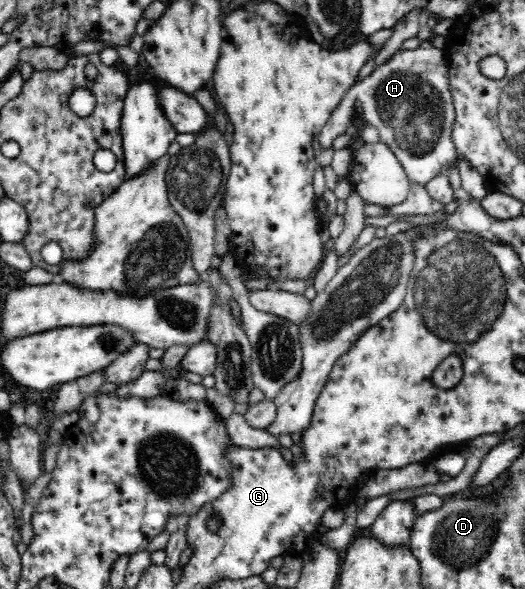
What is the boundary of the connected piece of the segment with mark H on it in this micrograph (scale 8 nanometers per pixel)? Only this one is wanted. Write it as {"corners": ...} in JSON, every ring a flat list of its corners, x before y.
{"corners":[[427,46,412,51,402,50,347,90,317,138,319,143,323,149,332,147,337,137,347,133,357,100,363,109,362,116,379,131,380,141,394,151,410,183,424,186,445,163,457,158,451,138,456,114,447,73,447,59]]}

